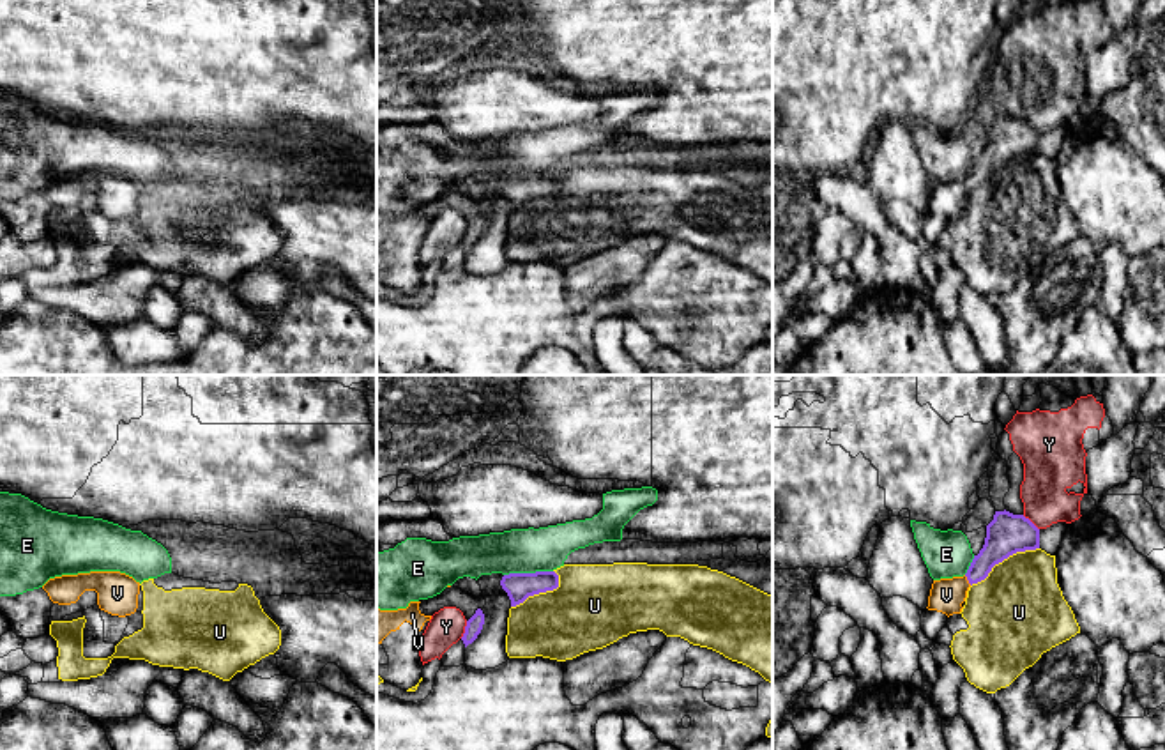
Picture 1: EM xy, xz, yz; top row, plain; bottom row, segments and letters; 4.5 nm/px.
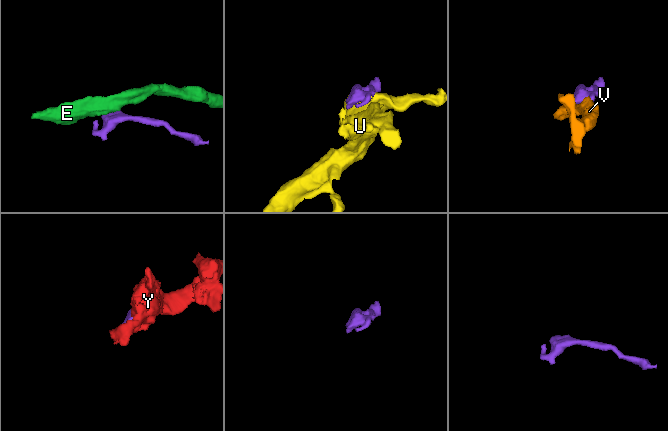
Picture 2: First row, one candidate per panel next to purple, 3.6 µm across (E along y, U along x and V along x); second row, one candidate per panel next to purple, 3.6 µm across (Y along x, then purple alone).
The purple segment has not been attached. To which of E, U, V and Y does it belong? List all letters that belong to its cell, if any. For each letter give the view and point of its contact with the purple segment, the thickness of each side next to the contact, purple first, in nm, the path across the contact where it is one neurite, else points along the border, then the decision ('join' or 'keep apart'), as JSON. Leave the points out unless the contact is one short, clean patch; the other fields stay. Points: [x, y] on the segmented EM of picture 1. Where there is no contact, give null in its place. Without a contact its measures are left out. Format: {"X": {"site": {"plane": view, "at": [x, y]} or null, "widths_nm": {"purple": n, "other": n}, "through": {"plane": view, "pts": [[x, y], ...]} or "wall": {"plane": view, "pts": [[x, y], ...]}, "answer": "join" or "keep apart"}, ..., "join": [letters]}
{"E": {"site": {"plane": "xz", "at": [527, 573]}, "widths_nm": {"purple": 130, "other": 200}, "wall": {"plane": "xz", "pts": [[552, 570], [510, 572], [504, 575]]}, "answer": "keep apart"}, "U": {"site": {"plane": "yz", "at": [1003, 559]}, "widths_nm": {"purple": 190, "other": 420}, "answer": "keep apart"}, "V": {"site": {"plane": "yz", "at": [967, 579]}, "widths_nm": {"purple": 160, "other": 160}, "through": {"plane": "yz", "pts": [[1005, 538], [967, 579], [946, 595]]}, "answer": "join"}, "Y": {"site": {"plane": "xz", "at": [465, 630]}, "widths_nm": {"purple": 80, "other": 160}, "wall": {"plane": "xz", "pts": [[467, 621], [465, 632], [460, 637]]}, "answer": "keep apart"}, "join": ["V"]}

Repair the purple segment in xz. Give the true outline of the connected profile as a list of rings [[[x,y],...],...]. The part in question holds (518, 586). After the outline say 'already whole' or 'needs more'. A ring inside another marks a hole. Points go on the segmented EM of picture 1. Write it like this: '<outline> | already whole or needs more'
[[[555,571],[509,573],[502,577],[500,585],[507,593],[511,607],[516,607],[529,596],[557,589],[559,575]]] | already whole

